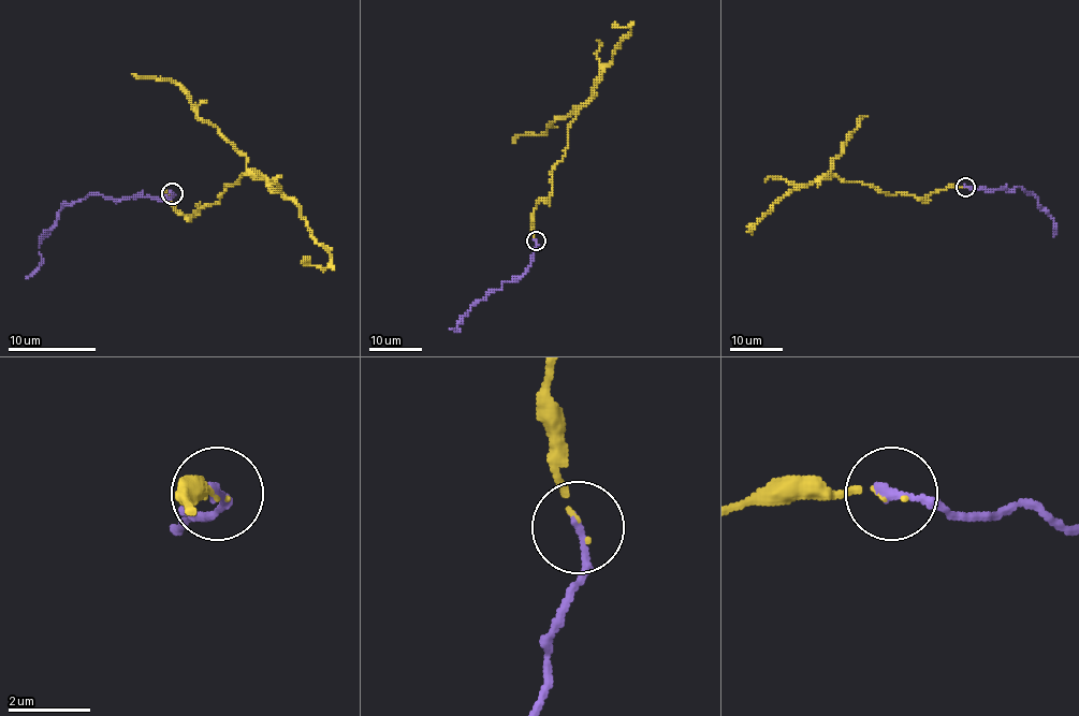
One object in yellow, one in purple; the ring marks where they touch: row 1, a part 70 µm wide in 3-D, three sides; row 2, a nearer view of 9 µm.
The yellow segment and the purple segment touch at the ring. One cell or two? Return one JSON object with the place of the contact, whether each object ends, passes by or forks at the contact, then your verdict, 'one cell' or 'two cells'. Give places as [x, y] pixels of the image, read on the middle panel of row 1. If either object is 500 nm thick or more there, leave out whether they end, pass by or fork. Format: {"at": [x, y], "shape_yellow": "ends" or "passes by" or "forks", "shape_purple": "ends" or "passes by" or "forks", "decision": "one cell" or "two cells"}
{"at": [536, 240], "shape_yellow": "ends", "shape_purple": "ends", "decision": "one cell"}

